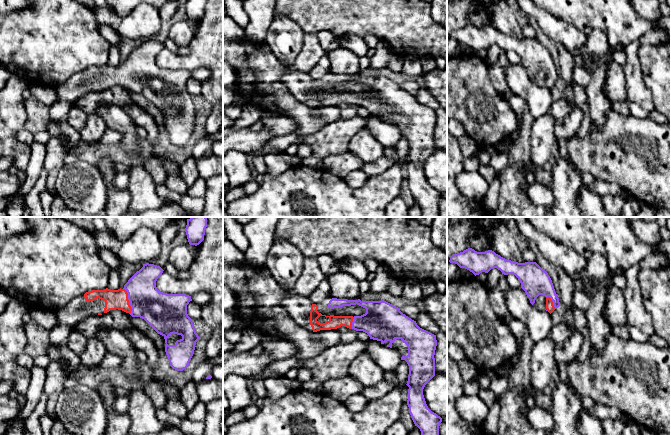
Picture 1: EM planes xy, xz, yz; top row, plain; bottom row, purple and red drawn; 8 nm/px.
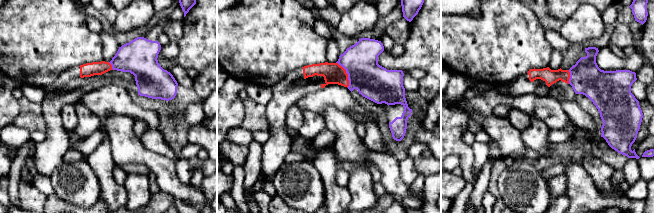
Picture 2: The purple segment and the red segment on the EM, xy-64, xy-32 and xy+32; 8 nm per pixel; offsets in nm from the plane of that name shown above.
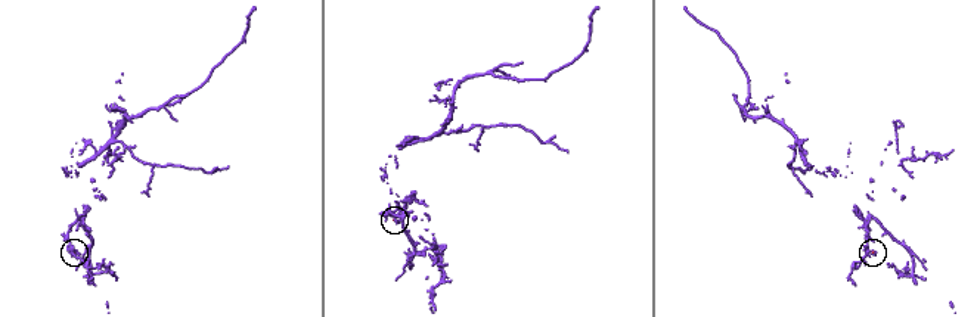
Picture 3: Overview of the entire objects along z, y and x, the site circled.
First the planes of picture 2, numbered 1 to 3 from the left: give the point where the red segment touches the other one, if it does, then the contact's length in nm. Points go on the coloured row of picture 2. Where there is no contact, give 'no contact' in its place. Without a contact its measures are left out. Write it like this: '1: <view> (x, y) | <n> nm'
1: xy-64 (112, 66) | 80 nm
2: xy-32 (347, 73) | 220 nm
3: xy+32 (570, 77) | 110 nm

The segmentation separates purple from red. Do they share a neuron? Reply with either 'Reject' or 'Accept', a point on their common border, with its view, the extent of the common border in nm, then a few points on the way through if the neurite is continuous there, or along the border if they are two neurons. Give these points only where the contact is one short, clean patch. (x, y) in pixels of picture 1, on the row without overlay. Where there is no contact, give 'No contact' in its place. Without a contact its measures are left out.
Accept. Touches purple at xy (129, 77). Shared border 220 nm. Path across: xy (158, 85), (146, 77), (129, 77), (114, 75)

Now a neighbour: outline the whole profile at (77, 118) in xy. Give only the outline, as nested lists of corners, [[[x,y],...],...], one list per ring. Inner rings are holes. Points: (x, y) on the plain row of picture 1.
[[[72,106],[68,114],[67,123],[76,130],[80,131],[83,129],[86,122],[87,114],[79,107]]]

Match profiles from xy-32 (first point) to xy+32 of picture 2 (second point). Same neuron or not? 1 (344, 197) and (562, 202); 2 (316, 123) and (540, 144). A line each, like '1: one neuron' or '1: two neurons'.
1: one neuron
2: one neuron

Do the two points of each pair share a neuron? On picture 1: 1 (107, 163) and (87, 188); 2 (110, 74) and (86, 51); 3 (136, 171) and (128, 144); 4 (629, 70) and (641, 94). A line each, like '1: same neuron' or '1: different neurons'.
1: different neurons
2: different neurons
3: different neurons
4: same neuron

